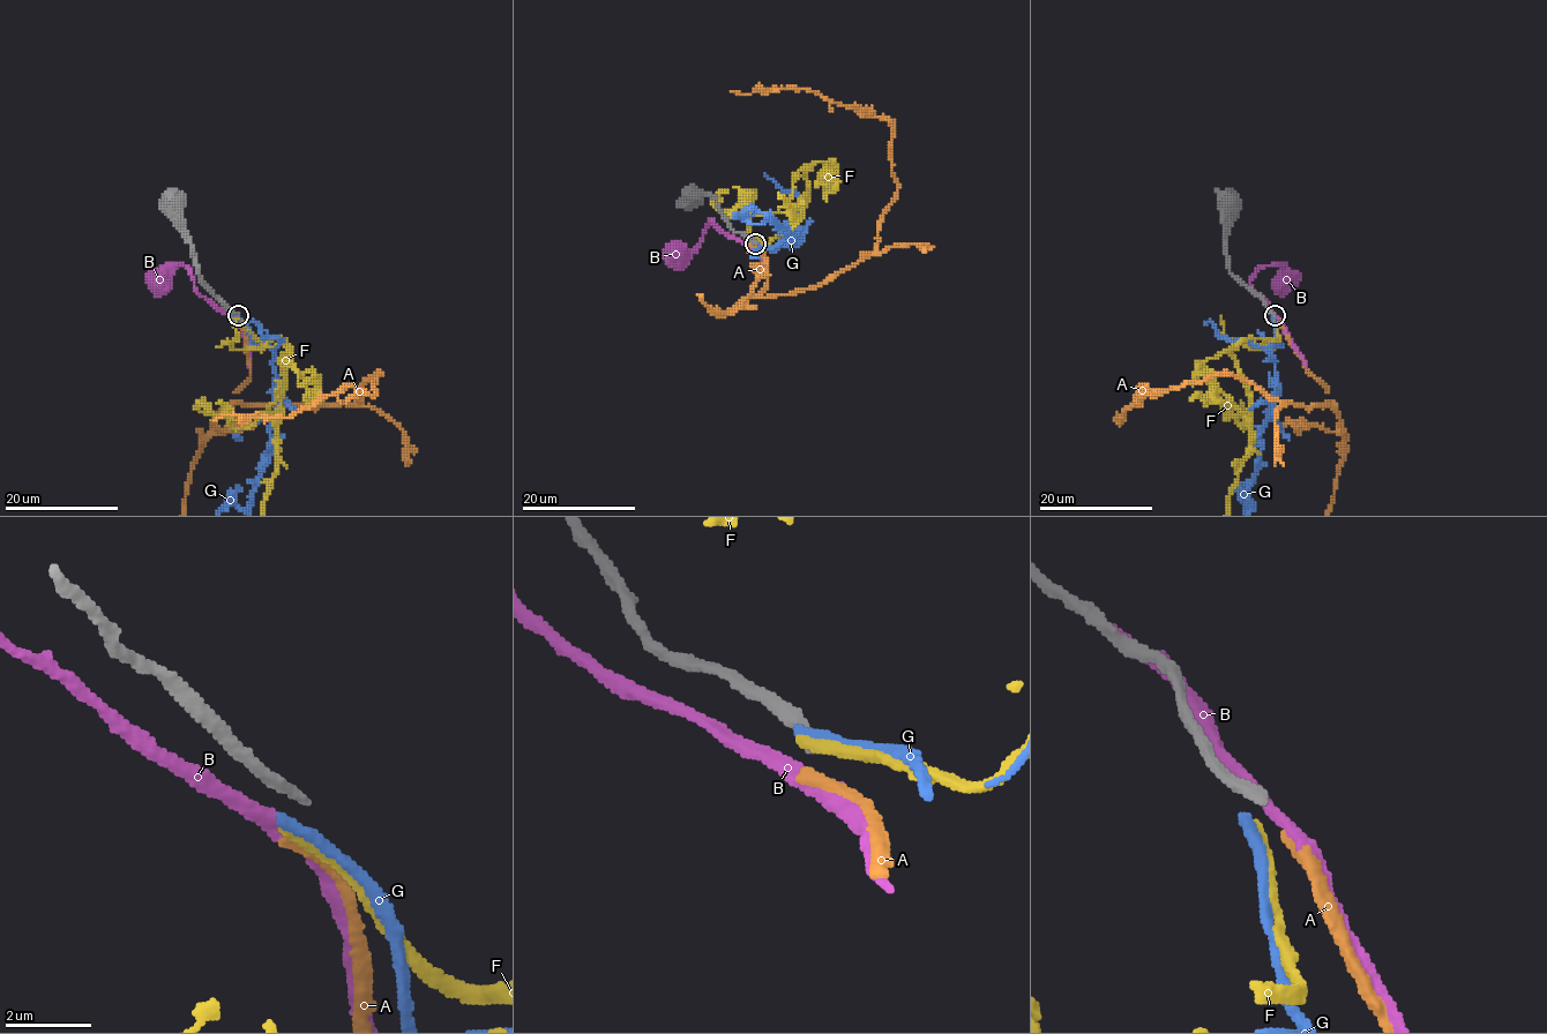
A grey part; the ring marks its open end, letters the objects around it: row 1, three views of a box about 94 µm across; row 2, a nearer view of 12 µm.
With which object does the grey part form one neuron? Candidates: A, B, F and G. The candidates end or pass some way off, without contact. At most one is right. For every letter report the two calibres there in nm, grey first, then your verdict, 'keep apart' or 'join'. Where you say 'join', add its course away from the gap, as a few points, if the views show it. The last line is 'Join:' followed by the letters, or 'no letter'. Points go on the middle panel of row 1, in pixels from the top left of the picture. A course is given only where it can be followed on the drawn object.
A: 280/300 nm | keep apart
B: 280/360 nm | keep apart
F: 280/320 nm | keep apart
G: 280/320 nm | keep apart
Join: no letter

